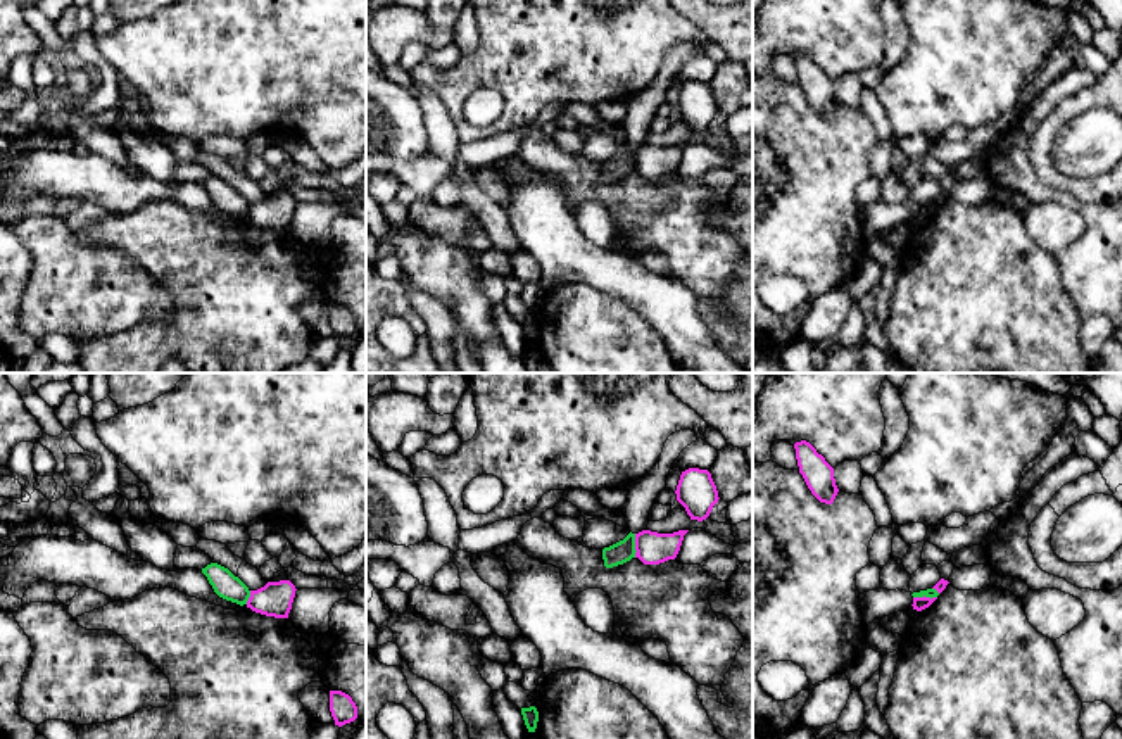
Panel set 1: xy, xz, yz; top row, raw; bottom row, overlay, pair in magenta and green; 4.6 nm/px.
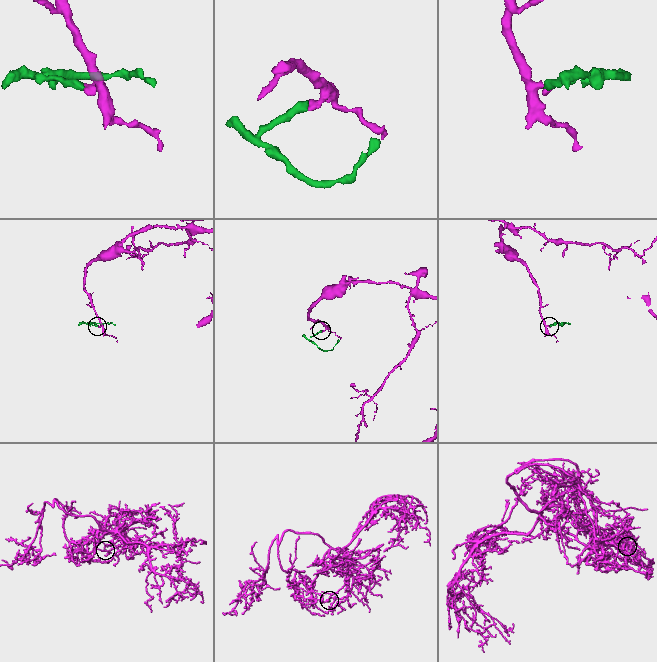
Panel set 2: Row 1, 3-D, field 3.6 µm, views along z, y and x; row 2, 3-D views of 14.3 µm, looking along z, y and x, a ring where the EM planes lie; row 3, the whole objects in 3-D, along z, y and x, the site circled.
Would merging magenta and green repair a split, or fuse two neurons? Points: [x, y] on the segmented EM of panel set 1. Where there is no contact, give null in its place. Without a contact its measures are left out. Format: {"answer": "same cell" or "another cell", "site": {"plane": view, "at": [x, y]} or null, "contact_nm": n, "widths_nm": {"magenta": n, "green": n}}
{"answer": "another cell", "site": {"plane": "xz", "at": [636, 546]}, "contact_nm": 110, "widths_nm": {"magenta": 150, "green": 100}}

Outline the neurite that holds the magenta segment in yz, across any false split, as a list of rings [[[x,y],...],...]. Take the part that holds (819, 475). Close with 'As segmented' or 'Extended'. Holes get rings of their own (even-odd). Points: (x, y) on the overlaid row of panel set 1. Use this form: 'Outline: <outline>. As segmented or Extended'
Outline: [[[806,440],[796,442],[794,449],[799,473],[803,475],[811,494],[820,502],[832,504],[839,492],[834,478],[834,468]]]. As segmented

